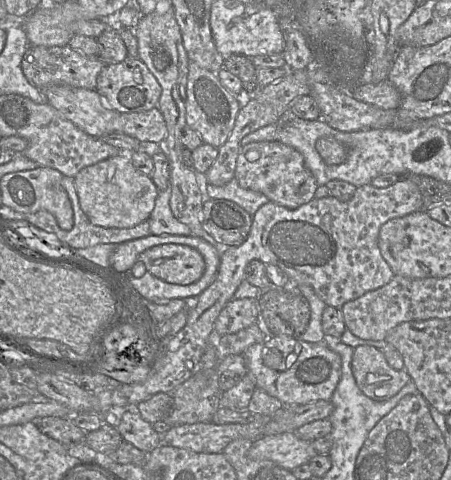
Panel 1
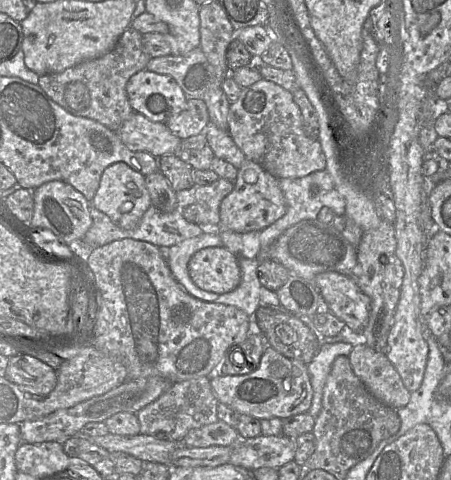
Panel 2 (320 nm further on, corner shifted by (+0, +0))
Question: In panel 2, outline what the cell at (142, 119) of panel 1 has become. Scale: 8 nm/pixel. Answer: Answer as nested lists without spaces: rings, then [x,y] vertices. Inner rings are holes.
[[[188,98],[186,107],[165,124],[180,139],[197,135],[209,123],[209,114],[202,98]]]

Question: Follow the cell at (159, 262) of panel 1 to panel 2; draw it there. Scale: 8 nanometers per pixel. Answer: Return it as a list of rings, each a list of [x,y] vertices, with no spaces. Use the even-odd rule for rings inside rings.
[[[206,247],[192,255],[188,273],[202,290],[223,294],[234,290],[241,281],[238,256],[223,247]]]

